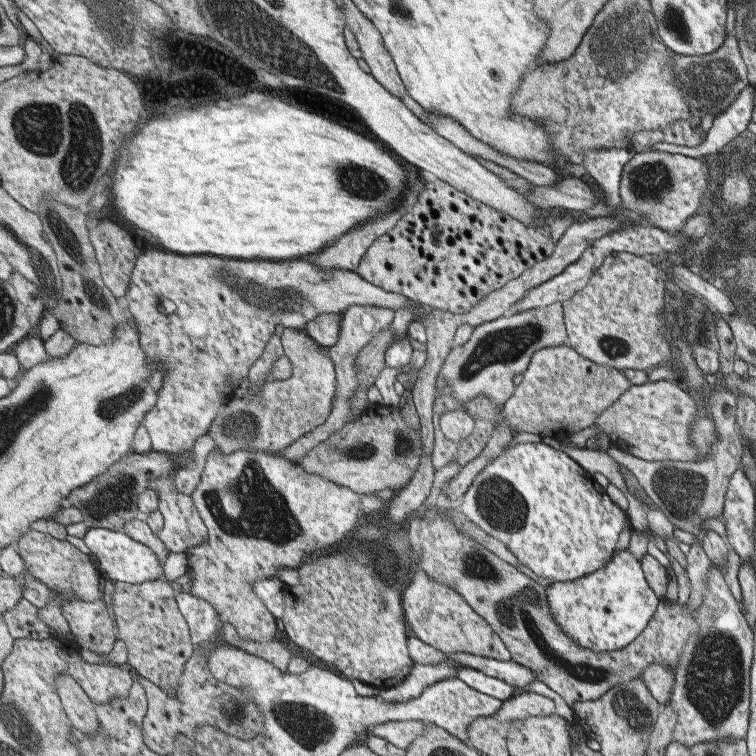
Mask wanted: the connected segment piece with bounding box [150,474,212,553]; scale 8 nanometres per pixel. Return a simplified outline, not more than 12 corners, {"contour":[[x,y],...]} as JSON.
{"contour":[[166,474],[158,491],[166,527],[158,532],[172,552],[210,542],[192,494]]}

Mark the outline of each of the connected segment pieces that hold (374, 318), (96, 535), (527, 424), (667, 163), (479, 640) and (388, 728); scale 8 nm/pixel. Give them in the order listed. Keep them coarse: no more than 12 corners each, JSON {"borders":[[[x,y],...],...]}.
{"borders":[[[353,304],[327,348],[339,377],[327,421],[283,454],[302,461],[351,420],[356,357],[395,311]],[[125,530],[84,538],[106,578],[165,580],[156,551]],[[567,344],[538,350],[486,447],[441,492],[458,505],[517,432],[594,425],[631,385]],[[648,150],[625,164],[630,215],[677,235],[708,190],[701,158]],[[413,566],[403,605],[415,641],[512,661],[462,595]],[[390,721],[369,732],[406,751],[424,734],[421,721]]]}

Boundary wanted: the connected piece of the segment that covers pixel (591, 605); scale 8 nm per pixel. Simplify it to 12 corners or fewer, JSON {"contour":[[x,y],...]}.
{"contour":[[635,554],[547,591],[583,648],[612,652],[662,603]]}

